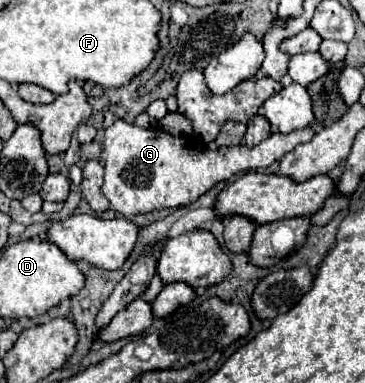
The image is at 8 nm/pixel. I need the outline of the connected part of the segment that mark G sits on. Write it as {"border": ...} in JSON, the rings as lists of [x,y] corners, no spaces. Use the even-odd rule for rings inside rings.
{"border":[[[115,120],[109,128],[105,128],[101,154],[105,162],[105,182],[101,190],[111,202],[111,208],[125,218],[161,208],[181,208],[195,202],[217,182],[229,180],[239,172],[265,170],[271,162],[281,160],[297,144],[309,142],[313,134],[315,132],[311,128],[301,128],[289,134],[271,134],[253,148],[239,144],[209,150],[203,142],[197,142],[191,136],[171,136],[157,128],[139,128],[125,120]]]}

